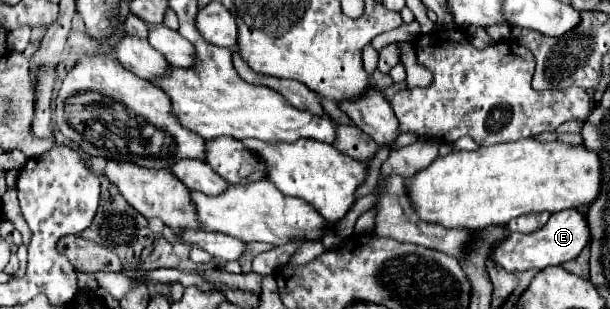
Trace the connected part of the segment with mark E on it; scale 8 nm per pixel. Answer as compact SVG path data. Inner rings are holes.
M561 210L551 214L547 224L535 232L529 234L509 232L507 238L501 240L491 252L491 260L495 260L495 264L505 268L507 272L523 272L529 268L543 270L545 266L555 266L573 260L585 248L587 240L589 240L589 226L583 214L579 214L577 210Z

